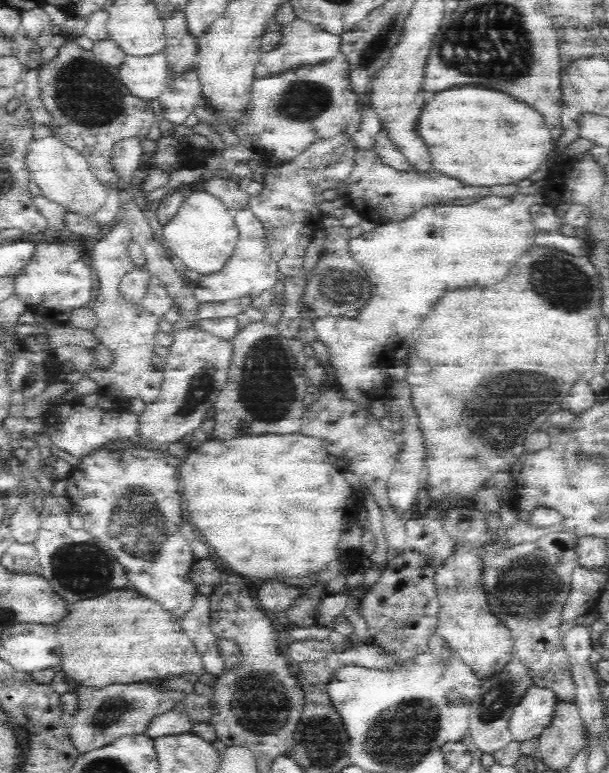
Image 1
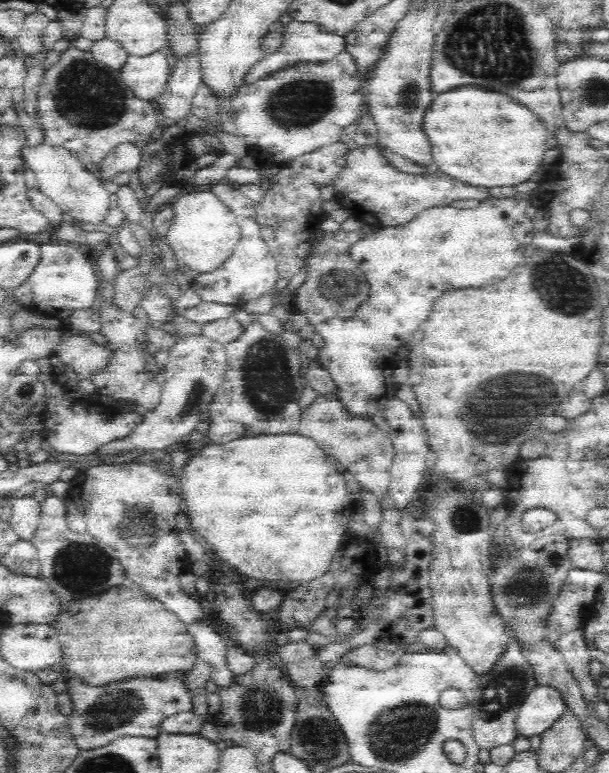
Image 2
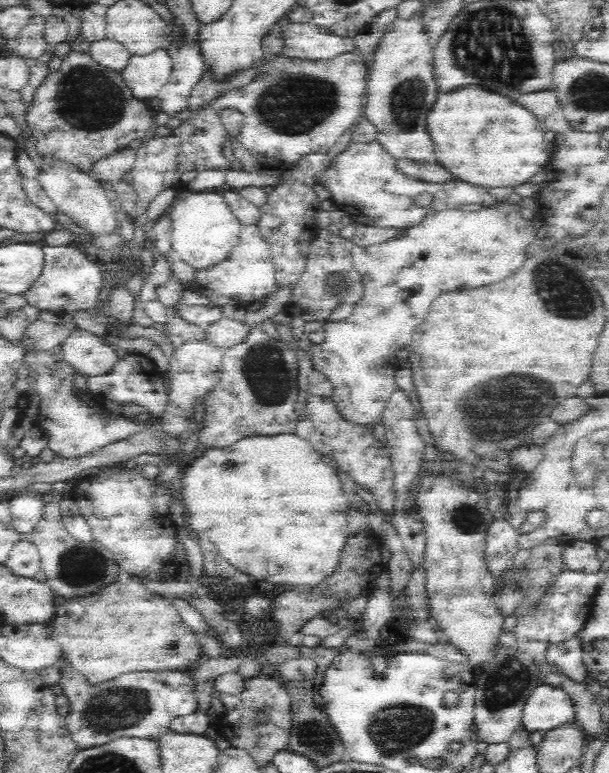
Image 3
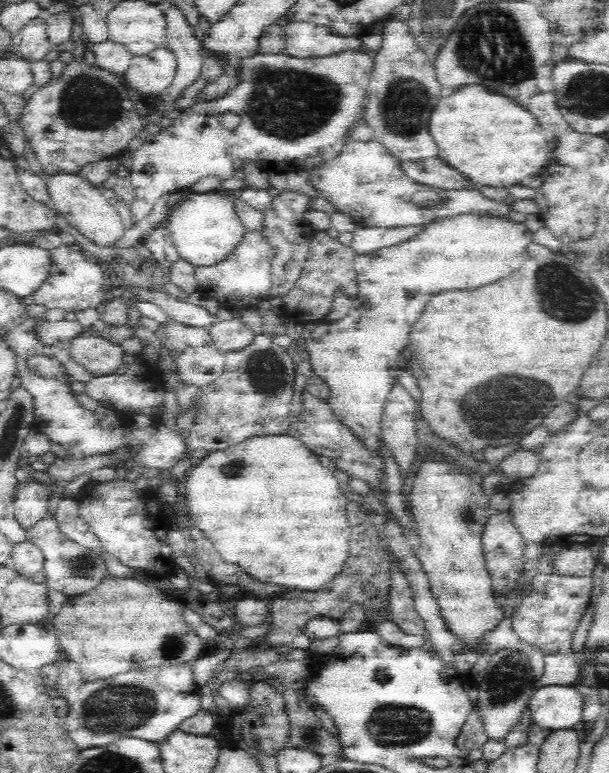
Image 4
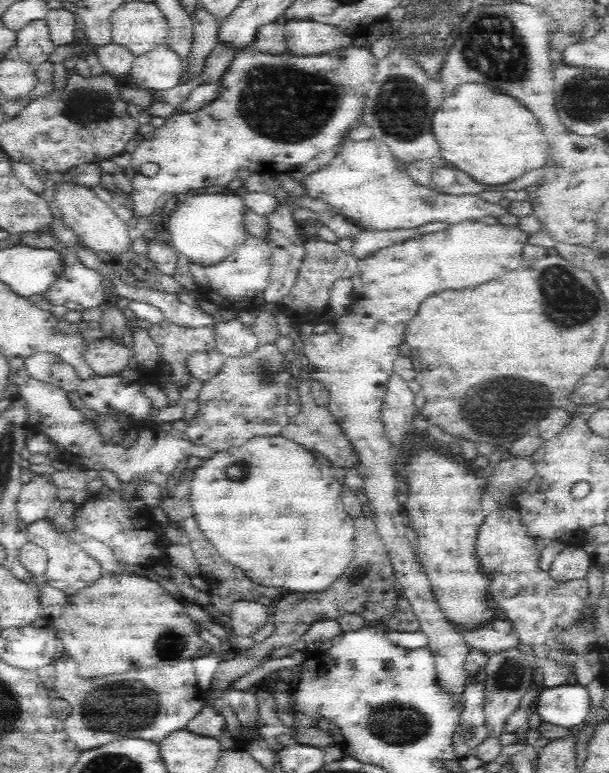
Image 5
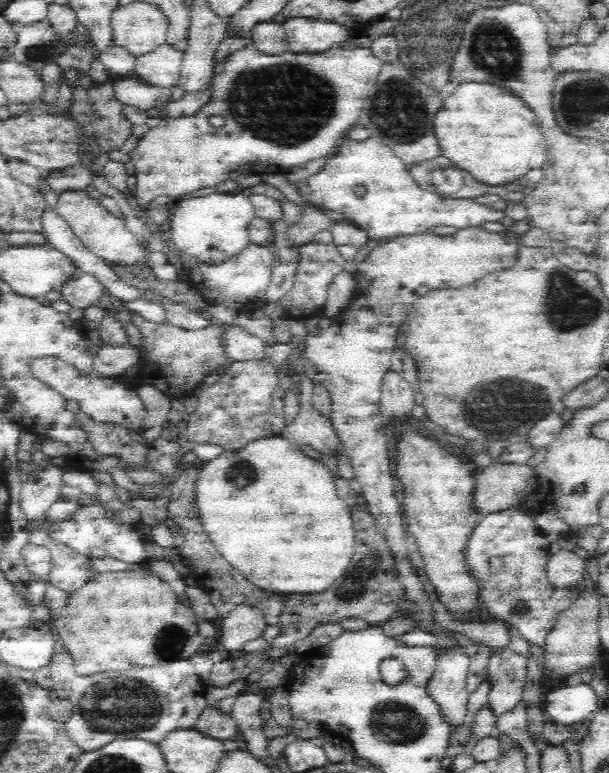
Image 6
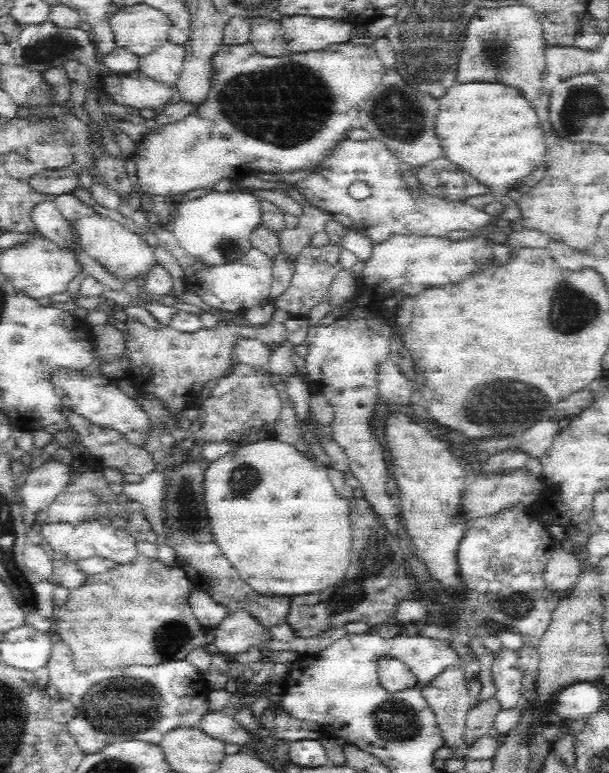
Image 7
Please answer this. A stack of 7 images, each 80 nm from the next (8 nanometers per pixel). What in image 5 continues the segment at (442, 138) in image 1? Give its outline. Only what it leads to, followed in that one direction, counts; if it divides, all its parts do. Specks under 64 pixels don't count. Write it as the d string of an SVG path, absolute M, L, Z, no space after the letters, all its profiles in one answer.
M464 84L452 96L444 98L440 108L432 115L431 131L440 144L442 158L454 168L466 172L481 185L502 186L546 164L548 143L532 112L518 104L514 98L506 94L496 94L492 88L482 84Z

